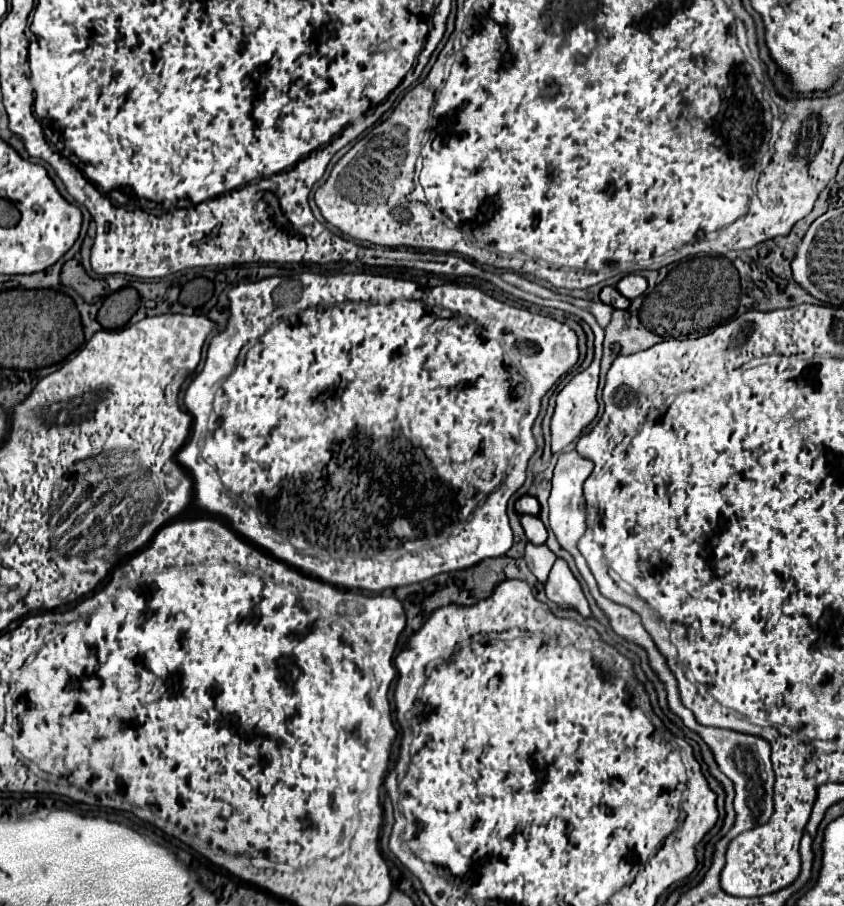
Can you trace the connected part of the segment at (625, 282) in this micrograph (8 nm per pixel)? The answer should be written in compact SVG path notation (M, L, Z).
M628 274L628 276L624 276L624 278L616 284L618 292L622 292L622 296L626 296L628 300L644 294L646 286L648 286L646 278L642 278L642 276L638 276L638 274Z

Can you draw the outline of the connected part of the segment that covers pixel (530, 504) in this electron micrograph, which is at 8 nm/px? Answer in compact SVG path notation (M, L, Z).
M522 494L522 496L516 500L516 510L518 510L520 514L538 516L540 504L538 504L538 500L536 500L532 494Z

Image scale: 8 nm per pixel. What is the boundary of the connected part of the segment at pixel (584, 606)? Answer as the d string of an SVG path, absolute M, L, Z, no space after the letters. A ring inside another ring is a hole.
M558 558L550 570L550 576L544 584L546 596L548 600L560 604L560 606L572 606L576 608L582 616L590 616L590 608L588 608L588 600L578 584L578 580L574 578L574 574L570 572L566 560Z

